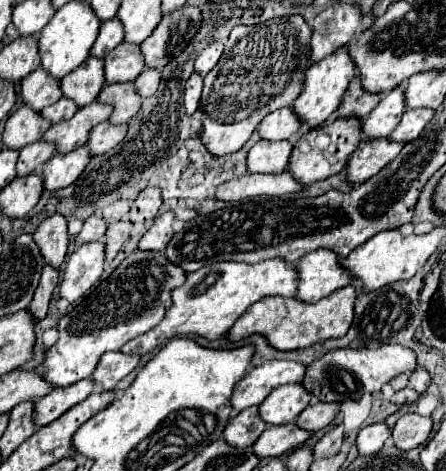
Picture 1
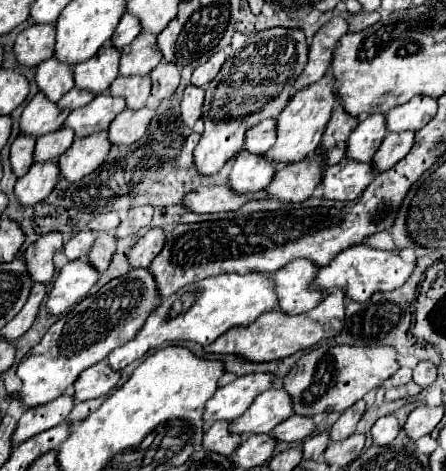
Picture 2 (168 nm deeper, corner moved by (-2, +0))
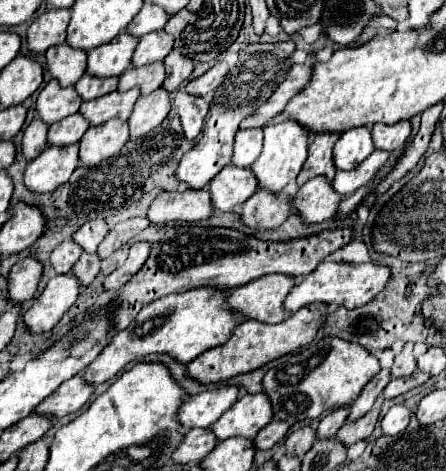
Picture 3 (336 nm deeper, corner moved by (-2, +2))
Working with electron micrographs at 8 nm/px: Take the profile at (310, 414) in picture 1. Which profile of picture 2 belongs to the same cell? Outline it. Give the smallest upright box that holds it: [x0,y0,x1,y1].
[271,415,315,443]

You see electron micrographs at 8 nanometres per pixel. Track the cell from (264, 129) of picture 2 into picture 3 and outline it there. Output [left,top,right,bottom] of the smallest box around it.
[231,129,263,167]

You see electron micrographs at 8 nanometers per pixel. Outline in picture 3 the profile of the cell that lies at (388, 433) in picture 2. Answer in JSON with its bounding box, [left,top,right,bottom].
[381,405,411,435]

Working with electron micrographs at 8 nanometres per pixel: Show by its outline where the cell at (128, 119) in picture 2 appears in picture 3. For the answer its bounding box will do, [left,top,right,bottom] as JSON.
[129,87,169,139]

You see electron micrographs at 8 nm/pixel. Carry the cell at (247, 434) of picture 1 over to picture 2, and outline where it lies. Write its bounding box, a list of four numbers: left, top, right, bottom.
[203,421,241,455]

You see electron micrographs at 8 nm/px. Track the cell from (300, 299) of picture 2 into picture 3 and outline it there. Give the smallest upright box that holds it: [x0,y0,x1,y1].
[227,273,295,323]

